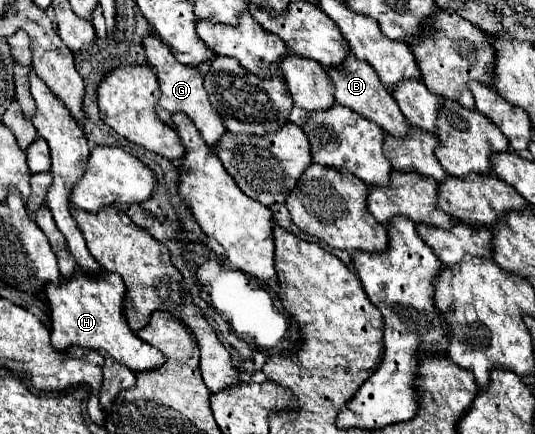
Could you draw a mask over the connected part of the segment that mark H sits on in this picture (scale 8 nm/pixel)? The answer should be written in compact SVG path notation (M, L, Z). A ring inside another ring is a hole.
M76 269L68 279L60 277L60 283L46 283L44 295L50 307L50 339L54 349L66 351L72 345L80 345L104 351L134 373L156 369L164 363L164 355L158 349L152 349L152 345L140 341L128 327L122 315L126 287L118 273L102 269L98 275L90 275Z

